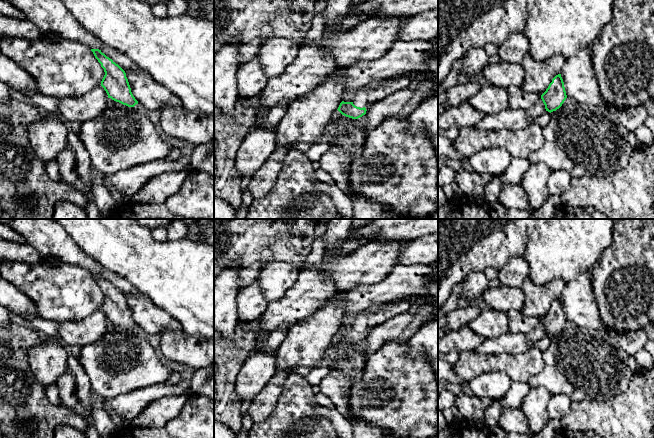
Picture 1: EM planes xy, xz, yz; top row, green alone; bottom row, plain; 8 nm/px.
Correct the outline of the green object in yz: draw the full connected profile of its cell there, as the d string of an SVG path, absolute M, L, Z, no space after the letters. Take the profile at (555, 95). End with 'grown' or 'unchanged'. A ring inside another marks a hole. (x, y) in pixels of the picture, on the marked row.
M558 74L552 79L541 98L528 110L528 117L533 120L534 124L539 123L542 113L556 111L562 106L566 98L564 82L561 74Z; grown

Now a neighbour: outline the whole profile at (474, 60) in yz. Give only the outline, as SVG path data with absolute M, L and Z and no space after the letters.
M470 48L461 58L461 72L468 78L474 78L488 65L488 55L484 48Z

